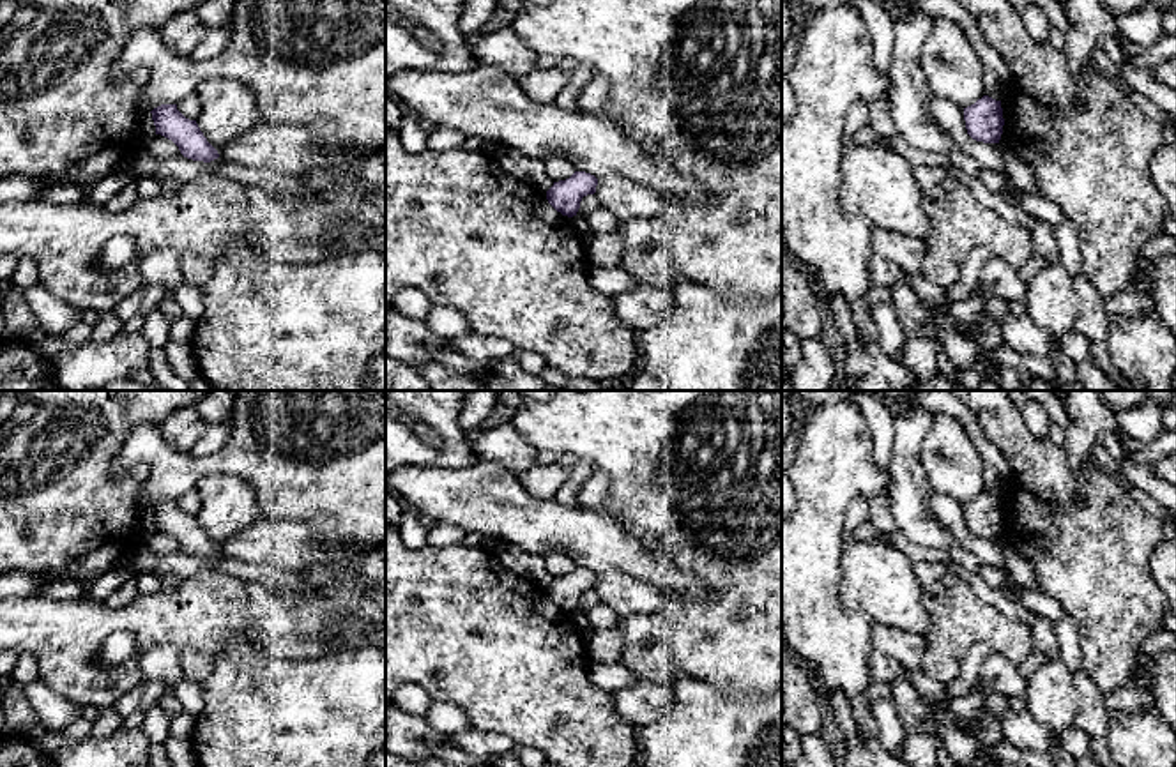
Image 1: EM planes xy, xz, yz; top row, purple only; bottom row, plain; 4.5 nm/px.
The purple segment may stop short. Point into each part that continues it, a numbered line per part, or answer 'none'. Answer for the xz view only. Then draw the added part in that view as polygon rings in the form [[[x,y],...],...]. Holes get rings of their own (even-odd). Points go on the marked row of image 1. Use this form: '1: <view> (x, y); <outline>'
none

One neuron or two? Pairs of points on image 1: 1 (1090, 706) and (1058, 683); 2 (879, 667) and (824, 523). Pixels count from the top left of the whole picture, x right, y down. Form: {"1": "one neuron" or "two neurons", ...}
{"1": "two neurons", "2": "two neurons"}

